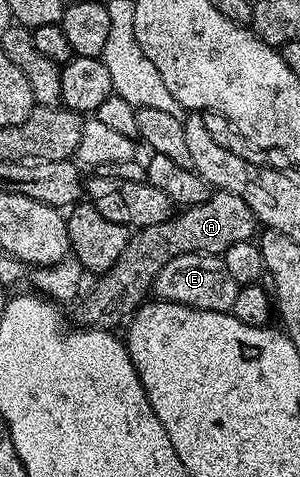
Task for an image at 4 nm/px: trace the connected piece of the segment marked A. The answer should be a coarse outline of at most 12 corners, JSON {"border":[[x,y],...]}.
{"border":[[237,193],[138,228],[82,296],[76,324],[115,329],[148,298],[157,273],[189,253],[222,257],[254,240]]}

